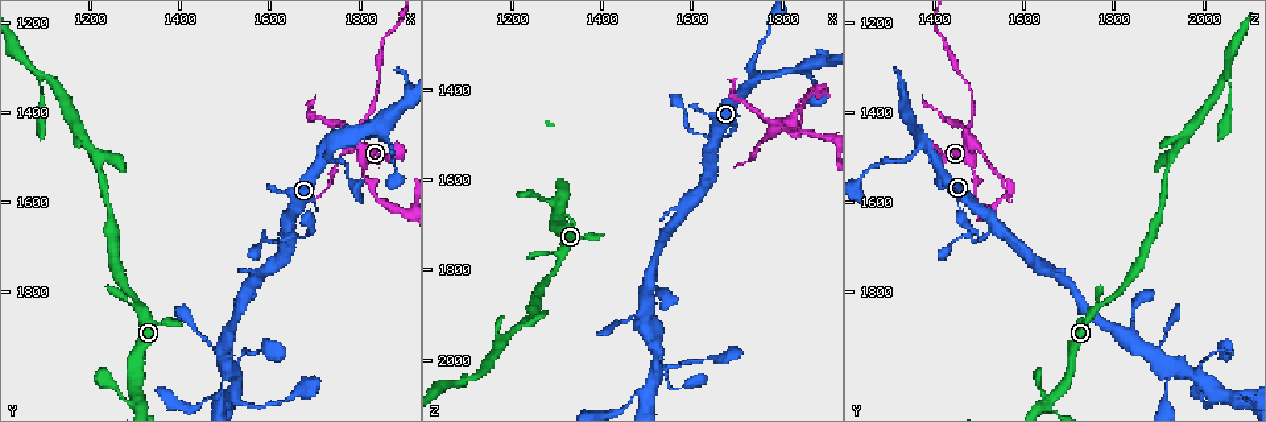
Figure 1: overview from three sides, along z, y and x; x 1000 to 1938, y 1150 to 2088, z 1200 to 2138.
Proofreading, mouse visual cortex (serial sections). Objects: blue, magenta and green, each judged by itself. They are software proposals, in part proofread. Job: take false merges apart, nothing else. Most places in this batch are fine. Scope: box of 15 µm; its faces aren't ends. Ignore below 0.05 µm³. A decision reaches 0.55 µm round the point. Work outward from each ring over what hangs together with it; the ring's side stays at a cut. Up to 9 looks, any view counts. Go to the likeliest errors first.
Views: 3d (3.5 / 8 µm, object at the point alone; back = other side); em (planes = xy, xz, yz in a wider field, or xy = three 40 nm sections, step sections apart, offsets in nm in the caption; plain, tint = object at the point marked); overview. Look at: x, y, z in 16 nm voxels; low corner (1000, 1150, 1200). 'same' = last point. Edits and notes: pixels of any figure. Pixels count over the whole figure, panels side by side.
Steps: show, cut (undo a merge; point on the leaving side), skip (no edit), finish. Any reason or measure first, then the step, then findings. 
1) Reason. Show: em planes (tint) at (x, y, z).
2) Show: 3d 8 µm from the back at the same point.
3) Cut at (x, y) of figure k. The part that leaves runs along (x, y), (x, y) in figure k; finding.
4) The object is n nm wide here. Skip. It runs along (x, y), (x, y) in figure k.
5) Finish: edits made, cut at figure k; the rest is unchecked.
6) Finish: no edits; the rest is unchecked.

Branch point. Show: 3d 8 µm at (1750, 1475, 1380).

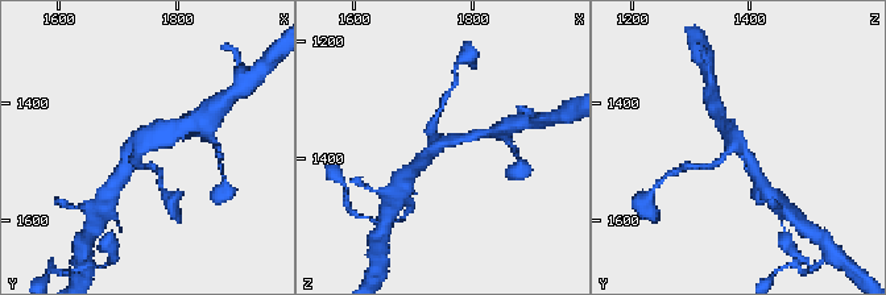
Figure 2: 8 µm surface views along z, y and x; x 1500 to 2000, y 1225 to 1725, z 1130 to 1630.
Closer look. Show: 3d 3.5 µm at (1745, 1475, 1375).

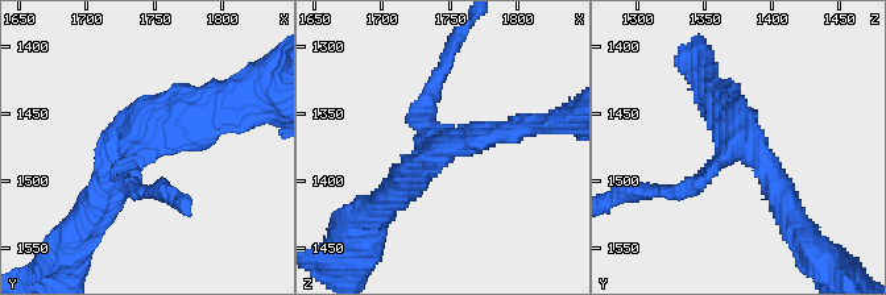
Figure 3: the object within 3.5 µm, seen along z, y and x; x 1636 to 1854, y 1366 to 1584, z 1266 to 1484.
Skip. It runs along (99, 200), (136, 148), (220, 99) in figure 3; continuous, no second cell.

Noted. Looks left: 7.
Abrupt turn. Show: 3d 3.5 µm at (1805, 1530, 1485).

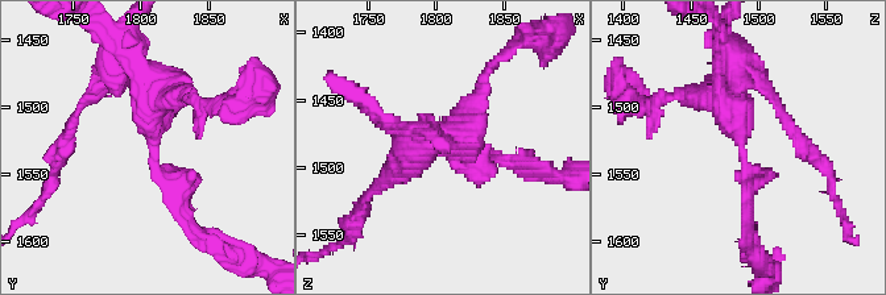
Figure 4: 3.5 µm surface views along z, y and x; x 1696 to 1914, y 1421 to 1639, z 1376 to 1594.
The arms are 150, 300 nm wide; now the EM. Show: em xy step 1 (tint) at (1808, 1532, 1490).

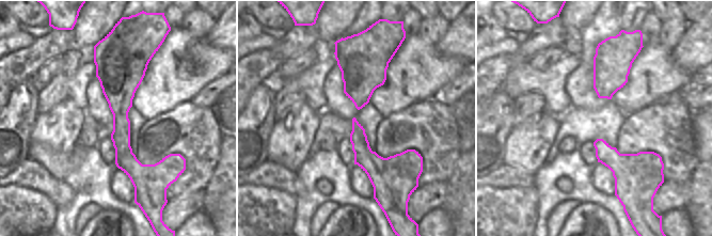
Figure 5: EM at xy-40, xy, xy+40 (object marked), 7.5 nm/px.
Show: em planes (tint) at the same point.

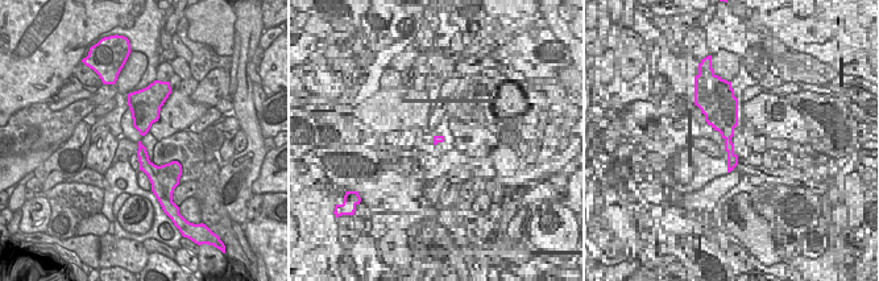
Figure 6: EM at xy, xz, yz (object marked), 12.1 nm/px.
The object is 220 nm wide here. Skip. It runs along (703, 98), (733, 109), (749, 227) in figure 4; all the same cell.

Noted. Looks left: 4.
Abrupt turn. Show: 3d 8 µm at (1300, 2050, 1655).

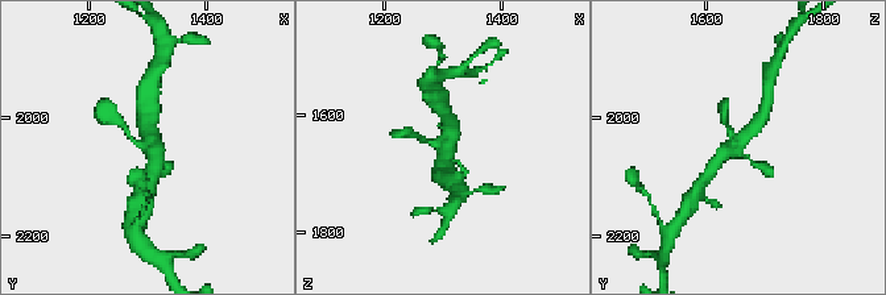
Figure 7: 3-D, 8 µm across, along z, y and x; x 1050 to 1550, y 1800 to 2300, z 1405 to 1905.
Show: em xy step 1 (tint) at (1295, 2045, 1655).

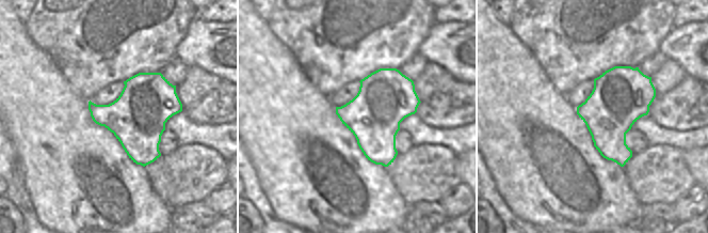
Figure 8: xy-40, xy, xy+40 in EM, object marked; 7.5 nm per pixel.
Skip. It runs along (764, 112), (712, 167) in figure 7; all the same cell.

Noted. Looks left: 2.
Finish: no edits; the rest is unchecked.

